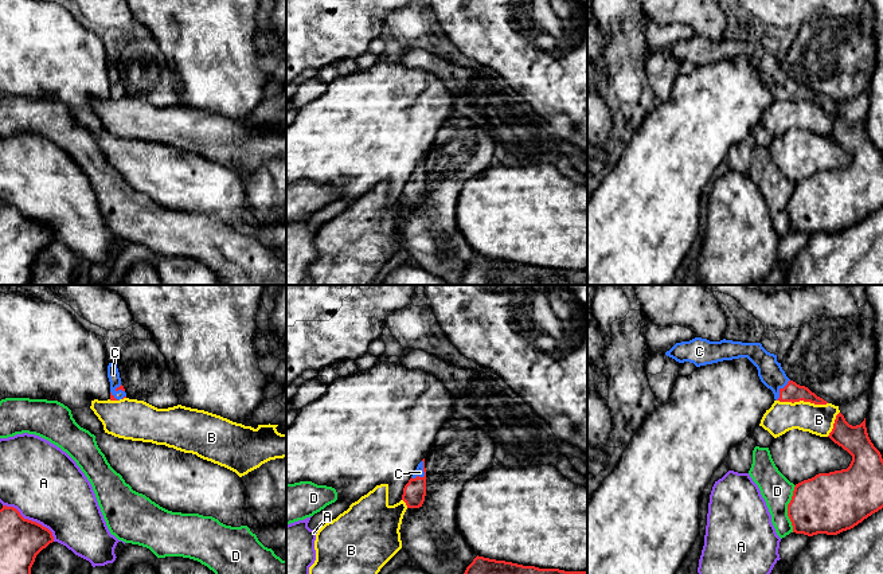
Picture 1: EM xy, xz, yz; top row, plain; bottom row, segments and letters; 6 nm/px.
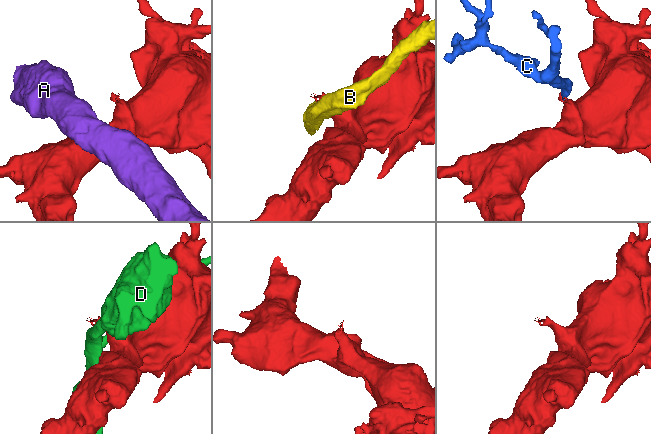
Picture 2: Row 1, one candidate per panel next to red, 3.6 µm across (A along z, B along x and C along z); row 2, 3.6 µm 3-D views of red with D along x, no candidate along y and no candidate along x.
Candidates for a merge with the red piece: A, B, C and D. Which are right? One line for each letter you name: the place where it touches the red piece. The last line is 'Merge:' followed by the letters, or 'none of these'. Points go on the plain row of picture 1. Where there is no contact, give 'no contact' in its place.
C: contact xz (425, 172)
Merge: C

